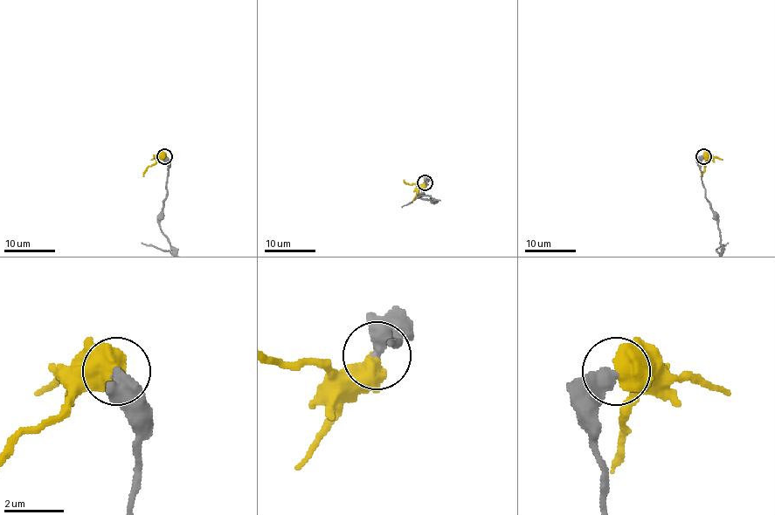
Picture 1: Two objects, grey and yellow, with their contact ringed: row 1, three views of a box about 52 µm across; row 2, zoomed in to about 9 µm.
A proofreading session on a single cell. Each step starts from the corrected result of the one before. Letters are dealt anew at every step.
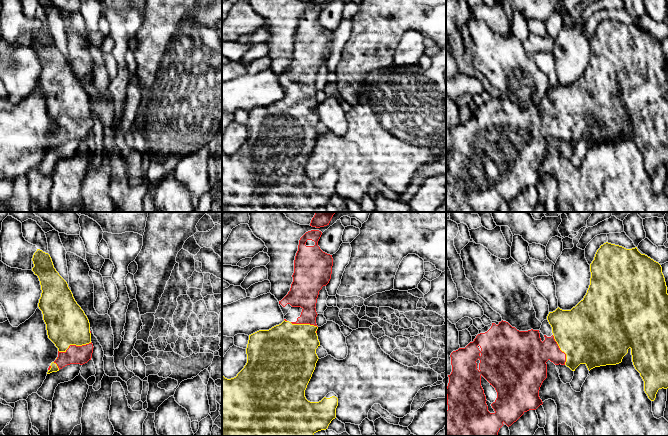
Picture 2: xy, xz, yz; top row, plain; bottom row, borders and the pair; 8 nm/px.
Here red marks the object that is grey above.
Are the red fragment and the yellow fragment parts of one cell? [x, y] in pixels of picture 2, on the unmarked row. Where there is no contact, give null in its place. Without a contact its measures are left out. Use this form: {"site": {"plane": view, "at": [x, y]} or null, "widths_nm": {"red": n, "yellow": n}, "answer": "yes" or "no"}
{"site": {"plane": "xy", "at": [74, 121]}, "widths_nm": {"red": 150, "yellow": 340}, "answer": "yes"}

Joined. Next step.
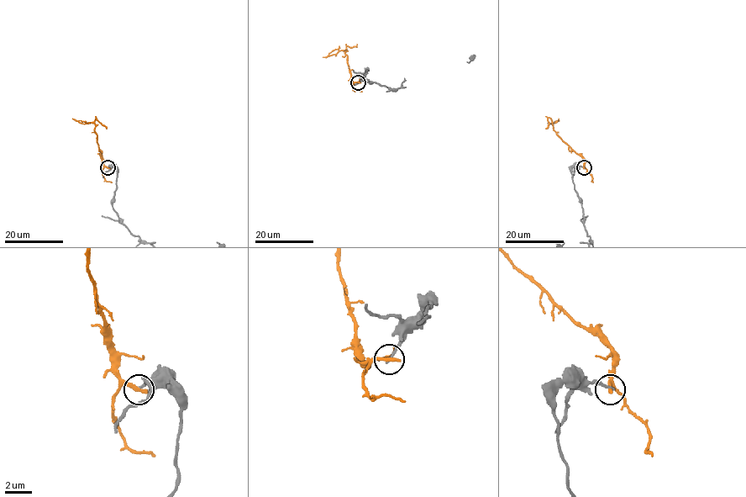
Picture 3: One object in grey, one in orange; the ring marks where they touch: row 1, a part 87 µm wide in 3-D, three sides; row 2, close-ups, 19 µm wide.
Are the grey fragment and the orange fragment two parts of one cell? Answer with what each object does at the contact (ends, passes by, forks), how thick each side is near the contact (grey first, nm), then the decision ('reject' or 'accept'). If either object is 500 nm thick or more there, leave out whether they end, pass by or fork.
grey ends there; orange ends there; 160 nm thick on the grey side, 340 nm on the other; reject

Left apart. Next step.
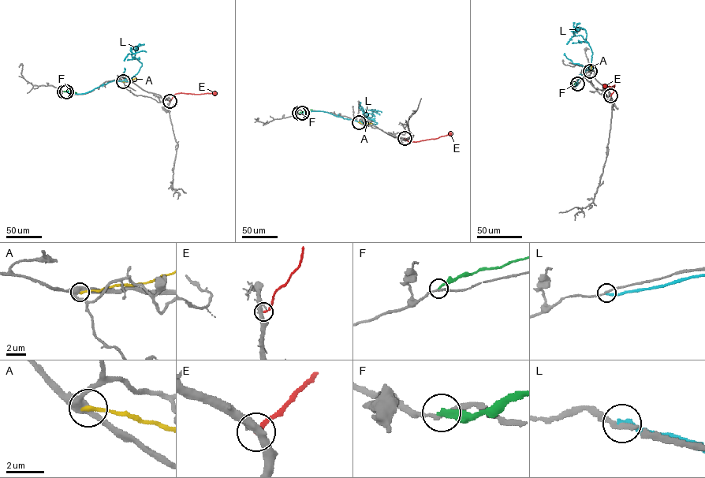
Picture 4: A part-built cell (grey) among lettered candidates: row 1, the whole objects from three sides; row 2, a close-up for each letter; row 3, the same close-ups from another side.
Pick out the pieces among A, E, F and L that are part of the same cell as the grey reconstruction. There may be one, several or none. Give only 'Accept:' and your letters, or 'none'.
Accept: none

